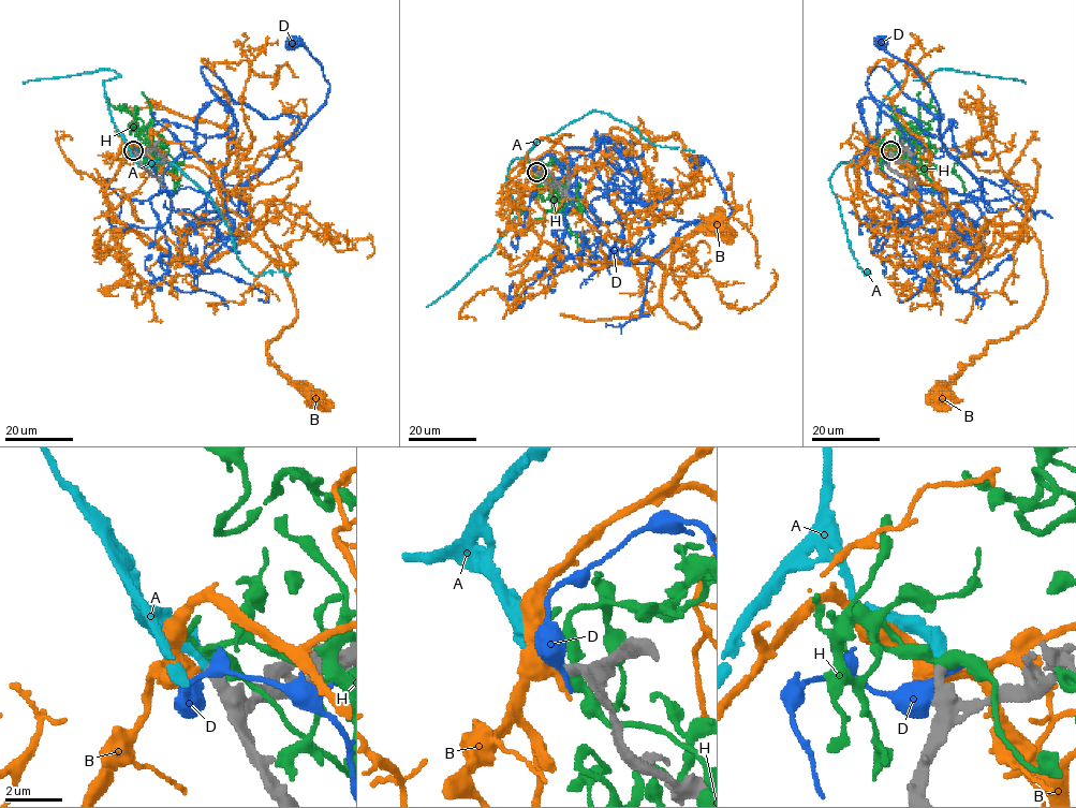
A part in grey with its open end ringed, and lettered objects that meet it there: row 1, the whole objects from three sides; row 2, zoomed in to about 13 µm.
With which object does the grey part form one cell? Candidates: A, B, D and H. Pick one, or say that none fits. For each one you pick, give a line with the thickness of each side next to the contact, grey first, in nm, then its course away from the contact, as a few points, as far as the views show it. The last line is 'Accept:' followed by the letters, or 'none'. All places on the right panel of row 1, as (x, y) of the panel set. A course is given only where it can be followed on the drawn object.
A: 400/420 nm | via (890, 150), (872, 140), (856, 166), (841, 162), (829, 177), (849, 248), (865, 276), (870, 274)
Accept: A

